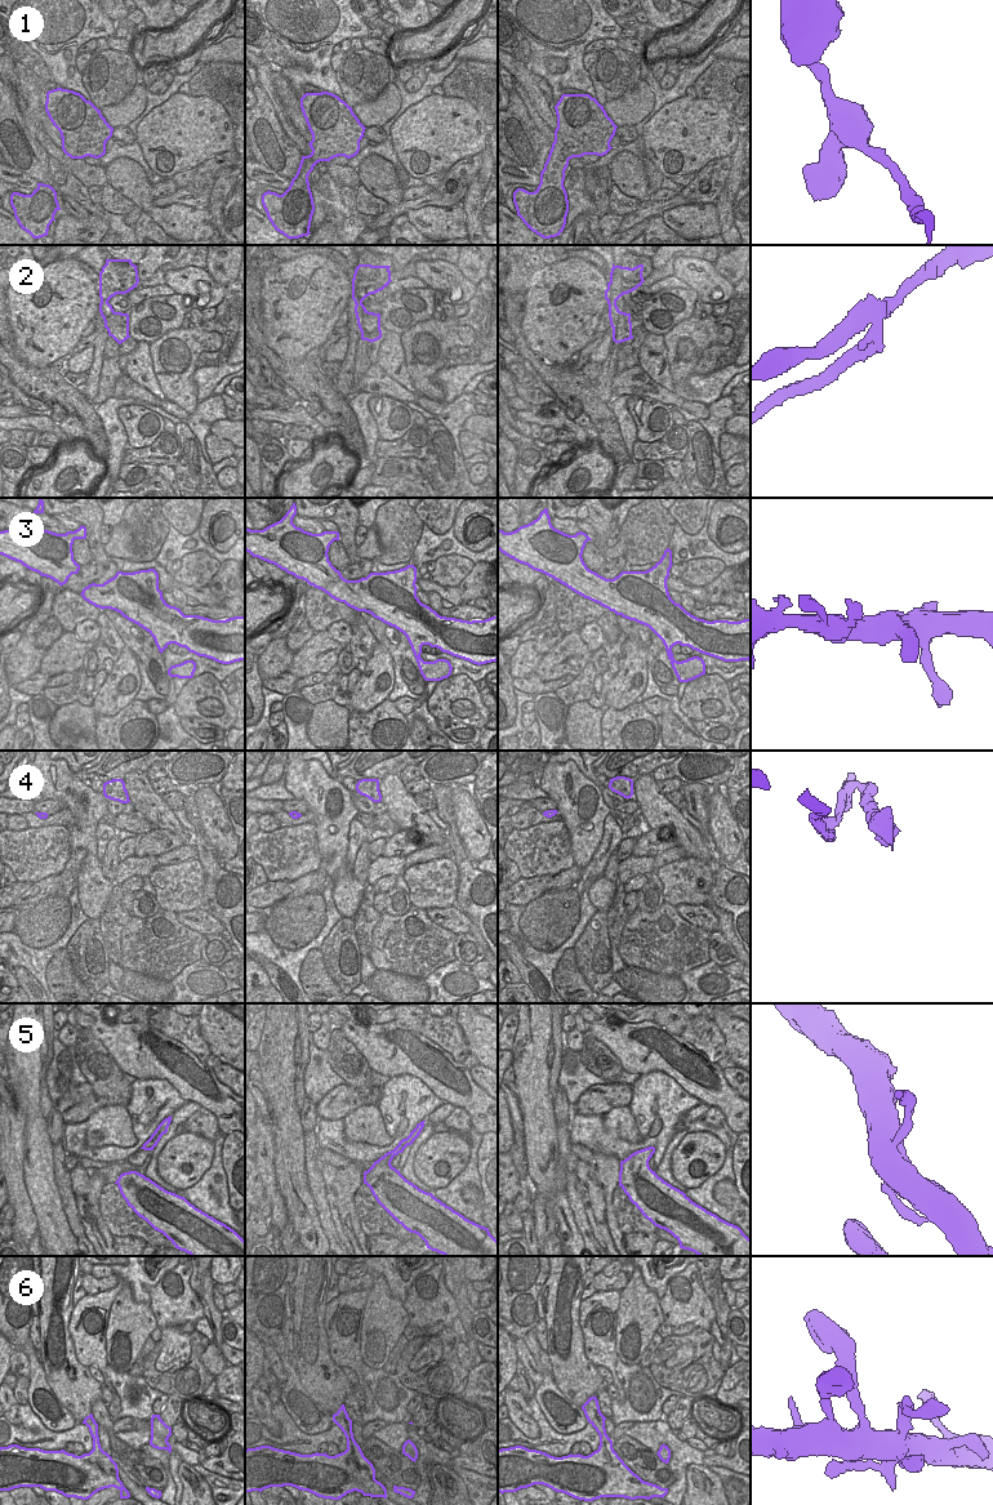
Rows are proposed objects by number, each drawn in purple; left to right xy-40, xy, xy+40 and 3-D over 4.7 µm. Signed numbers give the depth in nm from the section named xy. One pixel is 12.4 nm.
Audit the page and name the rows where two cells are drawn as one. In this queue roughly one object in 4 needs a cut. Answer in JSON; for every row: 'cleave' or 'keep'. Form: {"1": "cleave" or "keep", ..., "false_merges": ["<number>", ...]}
{"1": "keep", "2": "cleave", "3": "keep", "4": "keep", "5": "keep", "6": "keep", "false_merges": ["2"]}

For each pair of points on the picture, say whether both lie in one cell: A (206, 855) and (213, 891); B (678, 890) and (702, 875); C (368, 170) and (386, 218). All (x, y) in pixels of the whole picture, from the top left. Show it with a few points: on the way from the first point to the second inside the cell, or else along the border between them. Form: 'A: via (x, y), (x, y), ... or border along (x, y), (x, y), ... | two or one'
A: via (212, 864), (213, 882) | one
B: via (684, 885), (697, 877) | one
C: border along (403, 200), (388, 205) | two

